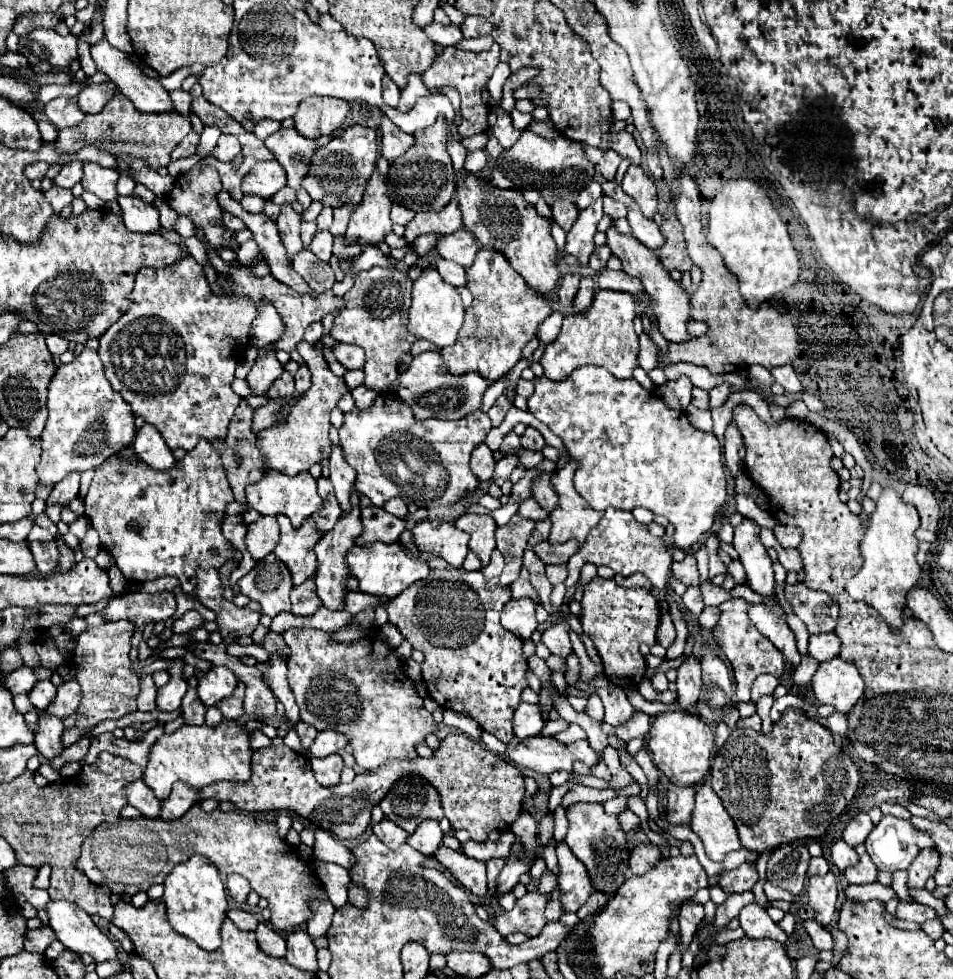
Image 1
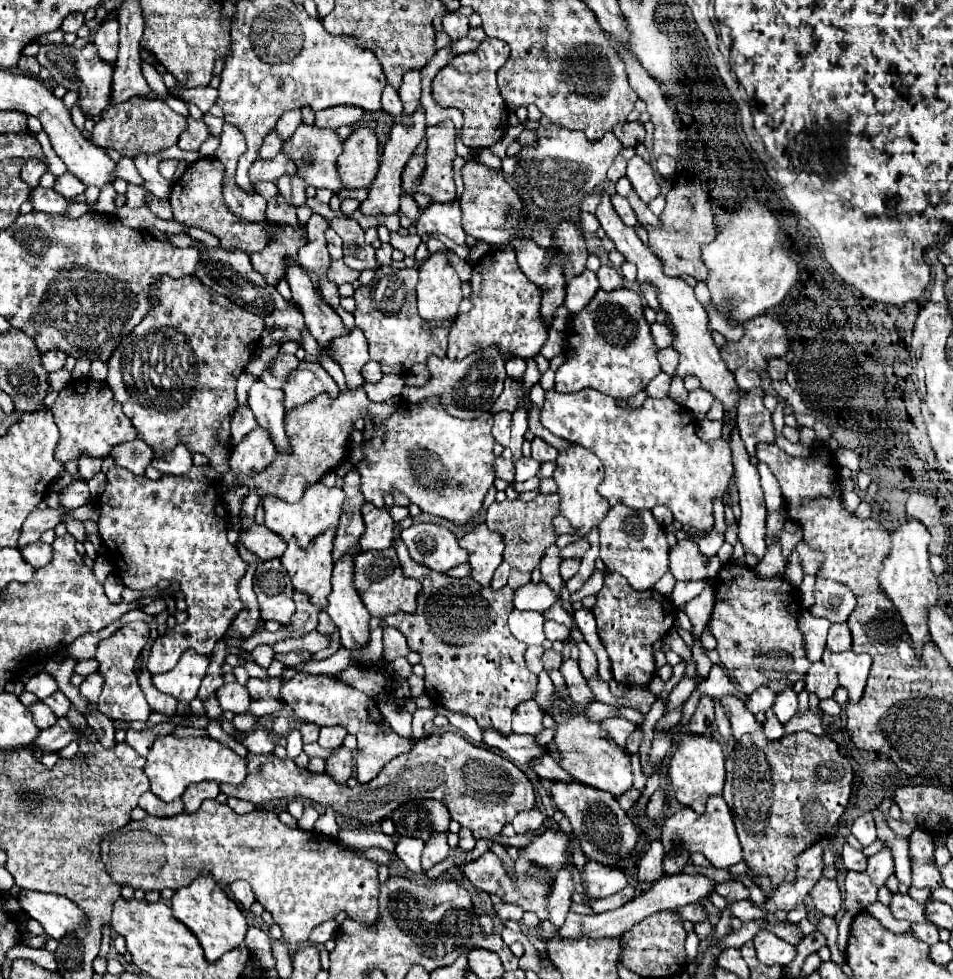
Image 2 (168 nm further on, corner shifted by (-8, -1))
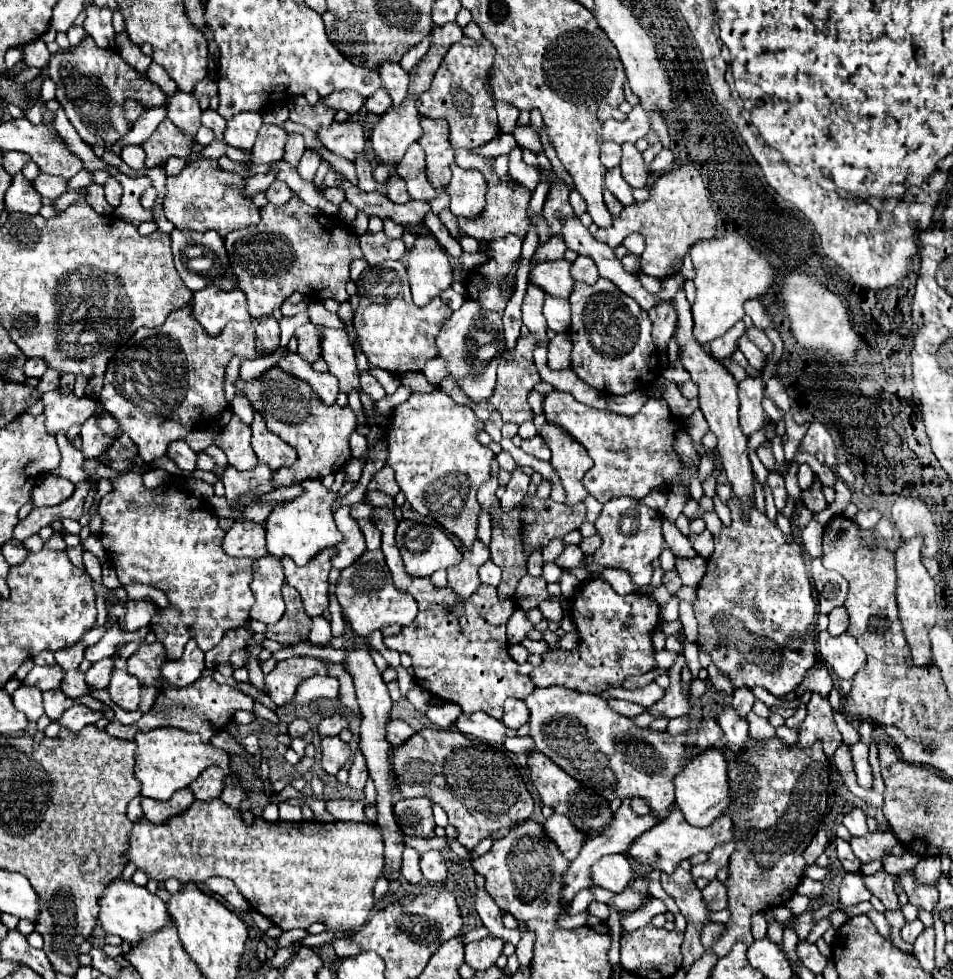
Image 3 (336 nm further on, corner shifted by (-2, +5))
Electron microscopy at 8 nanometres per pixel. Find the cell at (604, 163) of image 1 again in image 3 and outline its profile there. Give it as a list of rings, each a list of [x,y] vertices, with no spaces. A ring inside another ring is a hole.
[[[604,142],[602,144],[602,156],[600,156],[600,160],[602,160],[602,164],[606,168],[618,166],[620,158],[622,158],[622,150],[620,150],[620,146],[616,142]]]

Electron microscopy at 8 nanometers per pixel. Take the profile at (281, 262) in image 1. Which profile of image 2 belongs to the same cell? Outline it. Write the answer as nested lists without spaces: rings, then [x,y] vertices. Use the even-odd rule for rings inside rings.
[[[288,258],[286,280],[292,290],[292,300],[300,306],[300,310],[304,314],[310,334],[320,342],[324,354],[330,356],[328,342],[336,336],[348,334],[340,316],[332,310],[332,306],[328,306],[324,302],[324,298],[316,292],[312,280],[308,278],[306,270],[302,266],[298,266],[292,258]]]

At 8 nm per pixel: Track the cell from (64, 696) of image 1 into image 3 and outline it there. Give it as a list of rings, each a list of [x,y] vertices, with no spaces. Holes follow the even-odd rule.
[[[104,658],[86,672],[86,682],[92,688],[106,688],[110,684],[110,674],[112,674],[112,658]]]

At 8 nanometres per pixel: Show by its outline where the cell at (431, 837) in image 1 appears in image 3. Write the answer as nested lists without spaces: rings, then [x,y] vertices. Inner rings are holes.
[[[428,850],[420,856],[420,866],[422,866],[422,874],[426,880],[430,882],[444,882],[448,876],[448,868],[446,868],[446,860],[440,852],[436,850]]]

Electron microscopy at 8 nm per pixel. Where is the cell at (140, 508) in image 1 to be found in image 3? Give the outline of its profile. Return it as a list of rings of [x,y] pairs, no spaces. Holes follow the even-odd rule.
[[[122,472],[118,478],[112,480],[112,484],[114,492],[106,494],[98,506],[98,514],[104,520],[100,540],[122,584],[140,582],[168,594],[166,612],[157,612],[150,622],[152,632],[166,646],[168,658],[180,658],[190,638],[194,638],[200,650],[206,652],[214,648],[228,630],[244,626],[248,622],[250,608],[254,606],[254,596],[250,590],[252,560],[230,558],[222,550],[224,530],[218,526],[218,518],[212,516],[206,500],[196,498],[190,492],[180,492],[166,486],[158,488],[156,492],[150,492],[144,488],[142,474],[138,472]]]

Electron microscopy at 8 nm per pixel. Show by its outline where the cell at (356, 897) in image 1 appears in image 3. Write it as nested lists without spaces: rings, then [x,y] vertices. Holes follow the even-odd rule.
[[[220,798],[216,800],[196,800],[190,810],[186,810],[180,816],[170,818],[170,822],[166,824],[152,824],[150,820],[140,820],[134,824],[134,830],[130,834],[130,842],[128,842],[128,858],[136,862],[138,868],[142,868],[148,878],[164,882],[168,878],[178,878],[180,882],[194,882],[194,884],[202,884],[204,880],[212,878],[212,876],[222,876],[232,880],[238,886],[238,892],[242,892],[242,896],[254,906],[254,910],[258,910],[260,914],[264,914],[268,920],[272,920],[276,926],[280,926],[282,930],[292,930],[292,928],[308,928],[314,922],[322,922],[326,926],[326,930],[332,932],[354,932],[360,926],[364,926],[368,922],[368,916],[372,912],[372,890],[376,880],[382,874],[382,854],[384,854],[384,842],[382,842],[382,834],[380,830],[376,830],[372,824],[358,824],[358,822],[266,822],[262,816],[256,818],[256,822],[252,826],[246,826],[242,822],[240,812],[228,808]]]

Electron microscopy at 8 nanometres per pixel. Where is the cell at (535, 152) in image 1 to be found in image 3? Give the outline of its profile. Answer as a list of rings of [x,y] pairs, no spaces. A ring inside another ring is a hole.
[[[640,104],[632,108],[626,120],[606,120],[602,124],[602,140],[612,140],[616,144],[636,142],[650,132],[650,120]]]

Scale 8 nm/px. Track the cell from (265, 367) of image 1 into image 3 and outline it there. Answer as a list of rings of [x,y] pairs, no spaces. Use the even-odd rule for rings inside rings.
[[[254,412],[254,422],[252,422],[252,448],[254,454],[258,456],[258,462],[266,464],[270,470],[292,466],[298,458],[296,452],[282,438],[278,438],[266,428],[258,412]]]

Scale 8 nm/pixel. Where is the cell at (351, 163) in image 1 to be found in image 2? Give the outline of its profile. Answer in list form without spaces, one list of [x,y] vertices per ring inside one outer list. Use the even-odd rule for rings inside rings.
[[[362,126],[356,128],[344,142],[344,150],[338,160],[340,182],[348,190],[370,188],[378,172],[378,138],[374,130]]]

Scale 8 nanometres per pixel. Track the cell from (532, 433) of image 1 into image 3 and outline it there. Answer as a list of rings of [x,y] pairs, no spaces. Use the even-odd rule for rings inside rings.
[[[534,436],[534,438],[530,438],[530,440],[524,440],[522,442],[522,450],[526,452],[526,454],[532,454],[532,456],[536,456],[538,460],[550,460],[550,448],[546,446],[546,442],[542,440],[542,436]]]

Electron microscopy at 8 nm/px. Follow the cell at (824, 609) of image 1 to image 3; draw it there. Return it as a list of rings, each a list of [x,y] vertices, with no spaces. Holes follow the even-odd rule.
[[[820,558],[812,560],[812,580],[818,592],[818,606],[822,614],[828,614],[832,608],[842,606],[848,594],[848,582],[842,578],[842,574],[834,570],[826,570],[820,562]]]

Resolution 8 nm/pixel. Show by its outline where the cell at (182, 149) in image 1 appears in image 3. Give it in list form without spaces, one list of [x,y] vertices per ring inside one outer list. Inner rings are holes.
[[[176,90],[174,96],[168,98],[166,112],[168,112],[168,120],[172,120],[182,132],[186,132],[190,136],[194,136],[198,132],[202,110],[200,110],[196,96]]]

